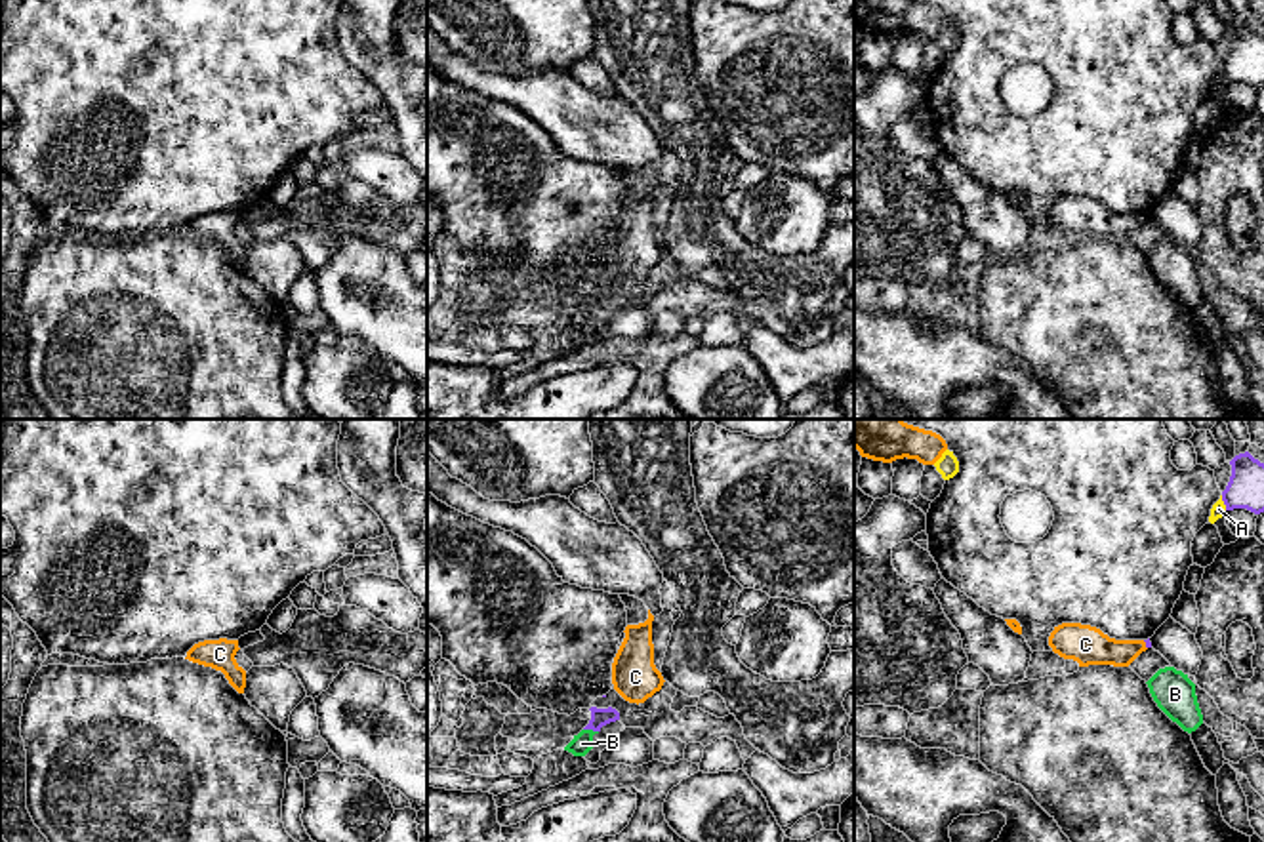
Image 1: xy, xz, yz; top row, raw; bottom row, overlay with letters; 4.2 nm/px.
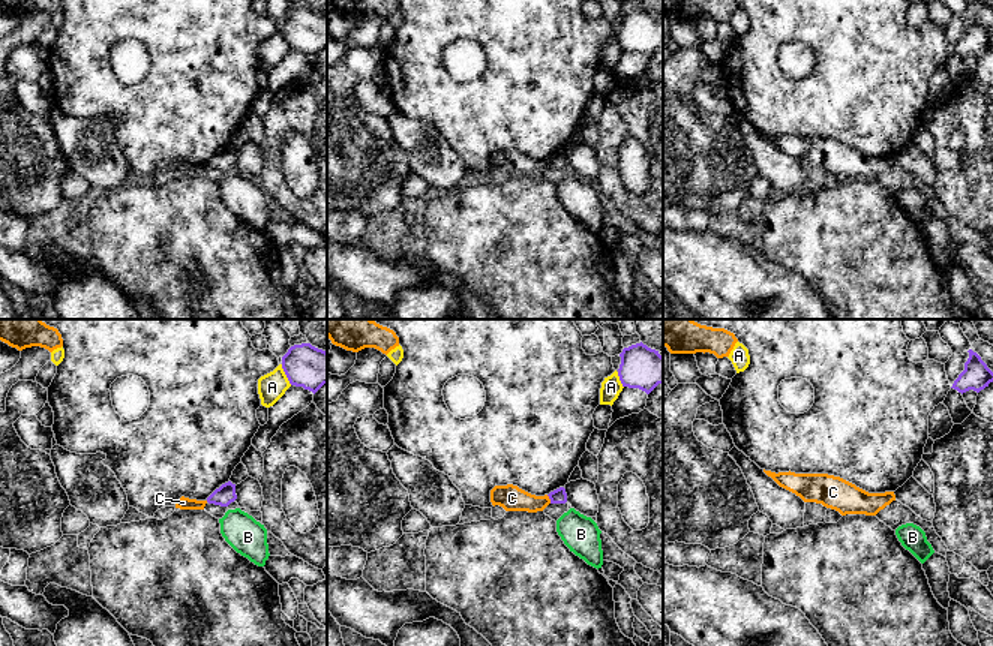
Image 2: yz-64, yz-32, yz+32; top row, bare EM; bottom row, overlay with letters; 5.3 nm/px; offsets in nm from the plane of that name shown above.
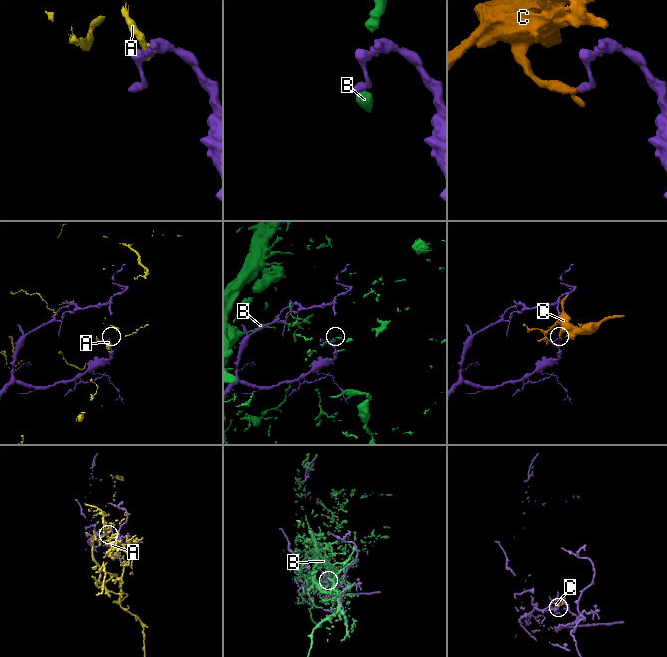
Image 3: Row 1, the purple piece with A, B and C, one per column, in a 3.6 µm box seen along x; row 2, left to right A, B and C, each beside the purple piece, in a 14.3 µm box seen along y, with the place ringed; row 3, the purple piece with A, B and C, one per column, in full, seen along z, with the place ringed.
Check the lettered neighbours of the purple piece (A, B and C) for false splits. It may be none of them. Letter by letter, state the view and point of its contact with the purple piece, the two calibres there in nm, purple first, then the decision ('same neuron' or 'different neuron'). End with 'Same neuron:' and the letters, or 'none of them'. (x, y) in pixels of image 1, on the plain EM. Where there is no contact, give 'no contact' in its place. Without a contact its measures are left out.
A: yz (1224, 77) | 160/60 nm | different neuron
B: xz (591, 301) | 80/90 nm | different neuron
C: yz (1146, 218) | 30/160 nm | different neuron
Same neuron: none of them

